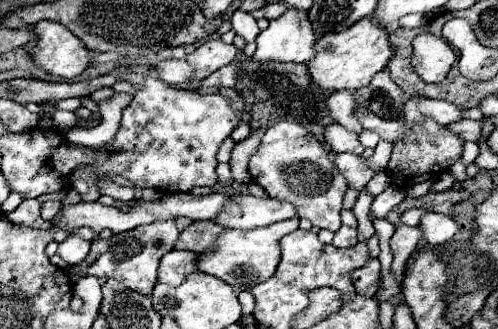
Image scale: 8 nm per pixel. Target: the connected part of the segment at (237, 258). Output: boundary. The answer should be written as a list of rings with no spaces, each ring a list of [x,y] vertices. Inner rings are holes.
[[[287,219],[287,221],[279,221],[273,223],[269,227],[259,227],[259,229],[223,229],[221,235],[217,235],[217,243],[211,251],[203,251],[197,259],[197,269],[201,273],[213,275],[225,283],[229,283],[235,291],[249,291],[253,285],[267,281],[281,259],[281,249],[279,249],[279,241],[281,237],[285,237],[287,233],[295,231],[299,227],[299,219]]]

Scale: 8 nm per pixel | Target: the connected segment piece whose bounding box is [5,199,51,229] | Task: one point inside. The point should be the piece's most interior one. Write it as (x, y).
(27, 213)

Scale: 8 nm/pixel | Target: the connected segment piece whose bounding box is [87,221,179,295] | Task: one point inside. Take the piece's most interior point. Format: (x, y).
(134, 263)

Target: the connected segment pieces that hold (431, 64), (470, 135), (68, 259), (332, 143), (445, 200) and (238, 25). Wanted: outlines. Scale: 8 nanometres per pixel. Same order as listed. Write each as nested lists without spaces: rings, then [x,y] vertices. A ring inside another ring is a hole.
[[[419,35],[413,39],[411,65],[425,83],[441,83],[447,77],[455,59],[457,57],[453,49],[441,37]]]
[[[461,119],[455,123],[449,123],[447,129],[461,137],[463,141],[479,141],[481,137],[481,121],[471,121],[471,119]]]
[[[69,235],[63,243],[59,243],[57,255],[67,263],[67,265],[77,265],[81,263],[91,249],[91,241],[85,241],[77,235]]]
[[[333,123],[329,125],[329,129],[325,127],[325,143],[331,147],[333,153],[353,153],[353,155],[361,155],[365,151],[365,147],[359,143],[359,135],[357,133],[349,133],[345,127]]]
[[[447,189],[447,191],[441,191],[441,193],[429,191],[427,195],[423,195],[419,199],[407,197],[405,201],[401,201],[401,205],[397,209],[399,209],[399,213],[403,213],[407,209],[413,209],[413,207],[435,211],[435,213],[451,213],[451,207],[455,203],[467,199],[467,197],[469,197],[467,191],[453,191],[453,189]]]
[[[237,9],[237,11],[233,13],[233,17],[231,17],[231,23],[233,23],[233,31],[235,31],[239,37],[249,39],[249,41],[255,41],[255,39],[257,39],[259,27],[257,27],[255,19],[253,19],[249,13]]]

